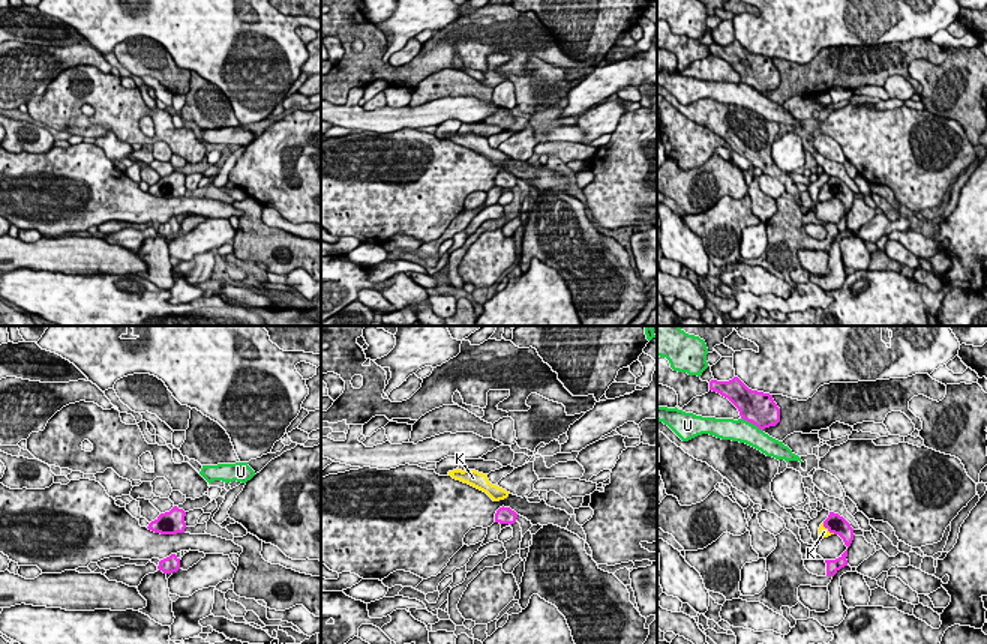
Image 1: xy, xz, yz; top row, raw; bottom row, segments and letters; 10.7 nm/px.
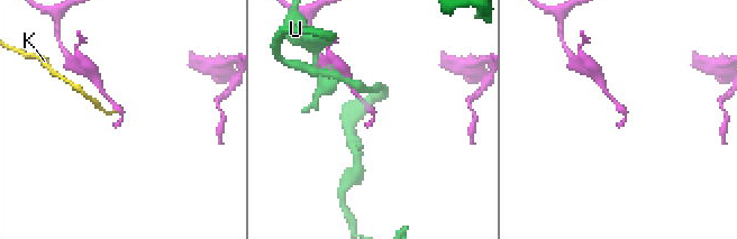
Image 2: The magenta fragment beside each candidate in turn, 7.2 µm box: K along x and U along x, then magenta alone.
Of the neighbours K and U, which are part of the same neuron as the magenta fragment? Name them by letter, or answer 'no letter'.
K

